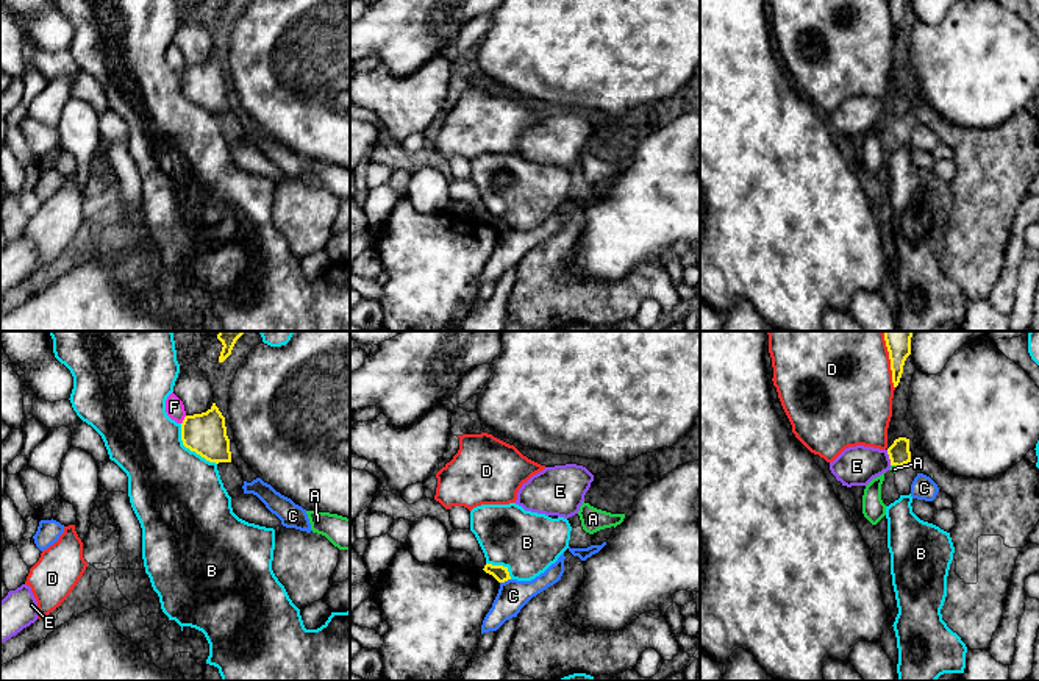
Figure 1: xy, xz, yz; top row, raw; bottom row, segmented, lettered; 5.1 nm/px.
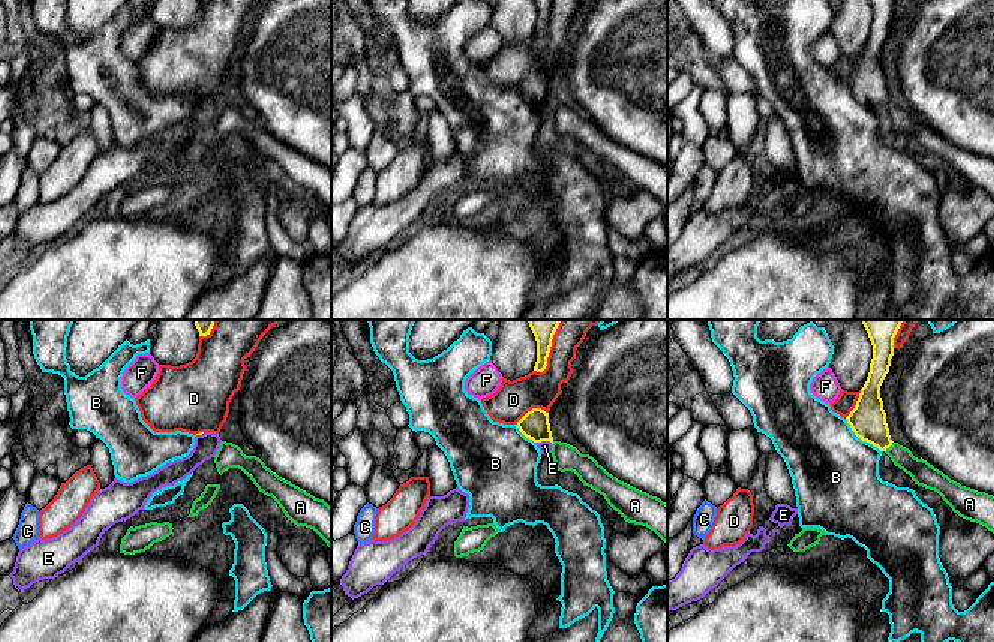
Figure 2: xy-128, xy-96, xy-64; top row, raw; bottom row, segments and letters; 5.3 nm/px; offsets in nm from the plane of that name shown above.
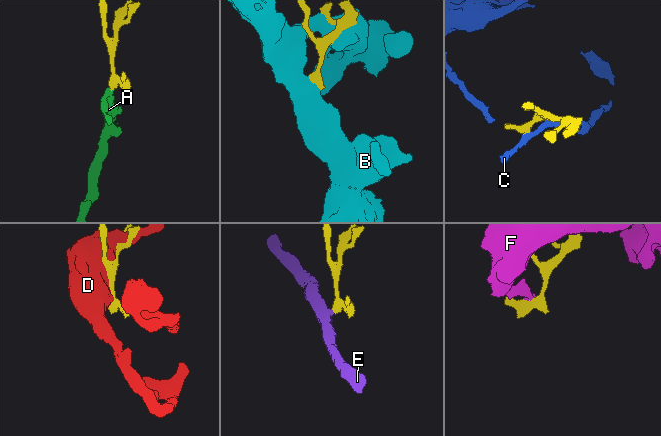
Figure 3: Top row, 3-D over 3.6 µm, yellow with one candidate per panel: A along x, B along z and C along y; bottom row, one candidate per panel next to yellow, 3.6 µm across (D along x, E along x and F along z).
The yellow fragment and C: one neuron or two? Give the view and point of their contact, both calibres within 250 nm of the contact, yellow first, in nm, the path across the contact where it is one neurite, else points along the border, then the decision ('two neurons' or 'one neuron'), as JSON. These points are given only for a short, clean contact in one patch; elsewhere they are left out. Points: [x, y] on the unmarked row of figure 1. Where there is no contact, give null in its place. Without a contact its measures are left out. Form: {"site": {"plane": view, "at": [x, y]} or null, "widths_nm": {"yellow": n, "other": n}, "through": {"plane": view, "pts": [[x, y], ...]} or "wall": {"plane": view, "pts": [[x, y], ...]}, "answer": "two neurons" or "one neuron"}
{"site": {"plane": "xz", "at": [505, 230]}, "widths_nm": {"yellow": 80, "other": 160}, "wall": {"plane": "xz", "pts": [[510, 228], [500, 233]]}, "answer": "two neurons"}

